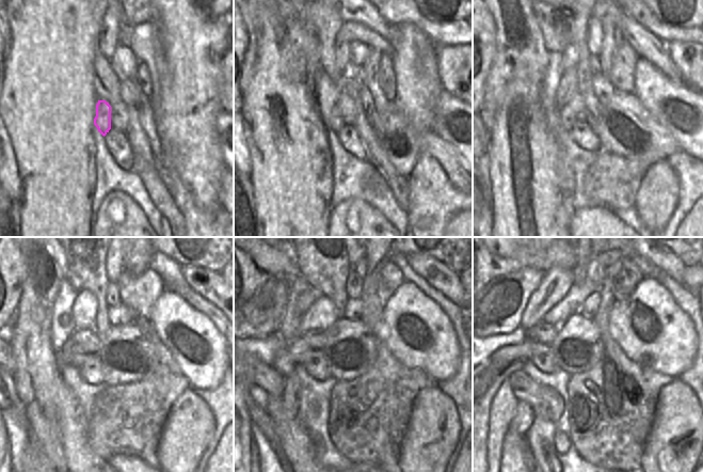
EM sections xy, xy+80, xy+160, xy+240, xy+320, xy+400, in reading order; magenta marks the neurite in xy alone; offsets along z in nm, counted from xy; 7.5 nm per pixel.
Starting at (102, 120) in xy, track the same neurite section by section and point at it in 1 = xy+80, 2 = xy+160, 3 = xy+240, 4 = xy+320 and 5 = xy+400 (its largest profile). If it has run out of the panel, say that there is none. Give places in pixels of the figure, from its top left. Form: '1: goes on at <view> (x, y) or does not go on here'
1: goes on at xy+80 (337, 123)
2: goes on at xy+160 (566, 116)
3: goes on at xy+240 (75, 354)
4: goes on at xy+320 (296, 350)
5: goes on at xy+400 (494, 371)

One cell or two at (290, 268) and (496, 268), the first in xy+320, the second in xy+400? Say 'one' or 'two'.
one

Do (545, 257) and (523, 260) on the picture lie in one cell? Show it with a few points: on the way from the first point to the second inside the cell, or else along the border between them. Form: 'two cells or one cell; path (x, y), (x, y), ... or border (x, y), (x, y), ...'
one cell; path (540, 258), (528, 258)

